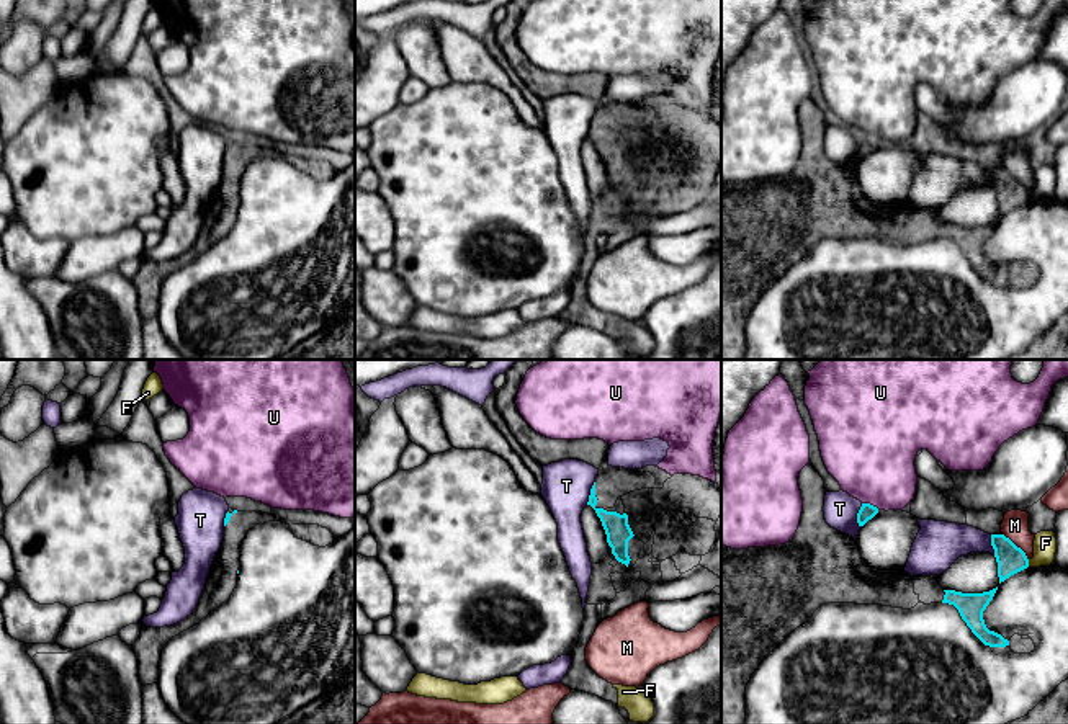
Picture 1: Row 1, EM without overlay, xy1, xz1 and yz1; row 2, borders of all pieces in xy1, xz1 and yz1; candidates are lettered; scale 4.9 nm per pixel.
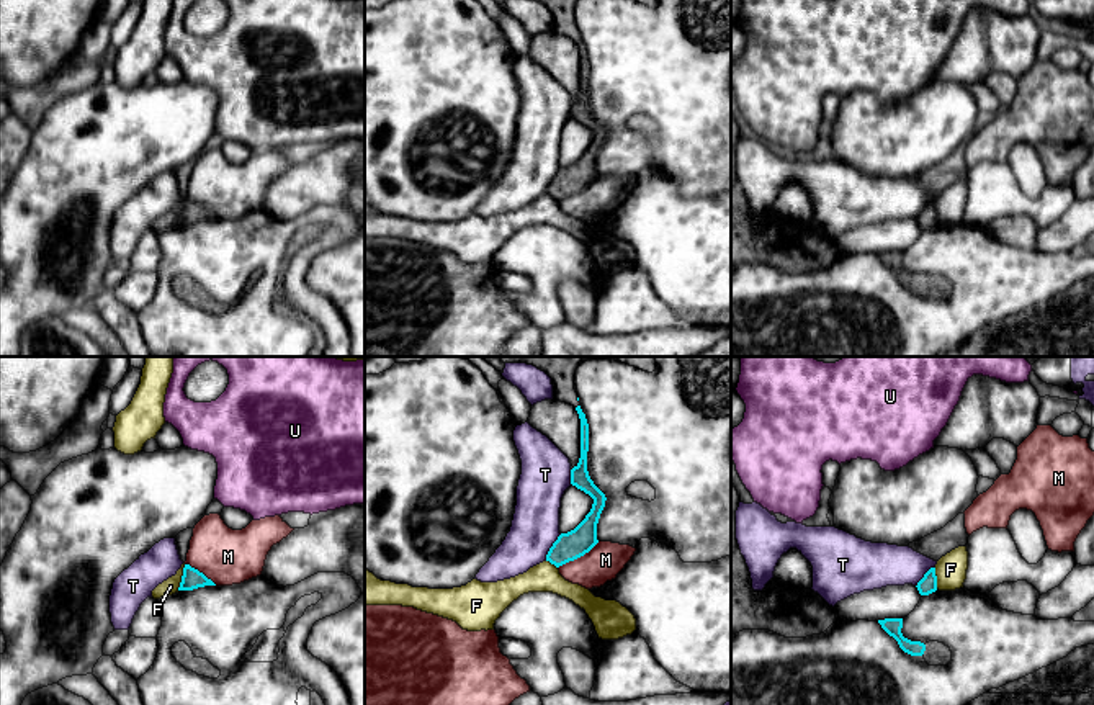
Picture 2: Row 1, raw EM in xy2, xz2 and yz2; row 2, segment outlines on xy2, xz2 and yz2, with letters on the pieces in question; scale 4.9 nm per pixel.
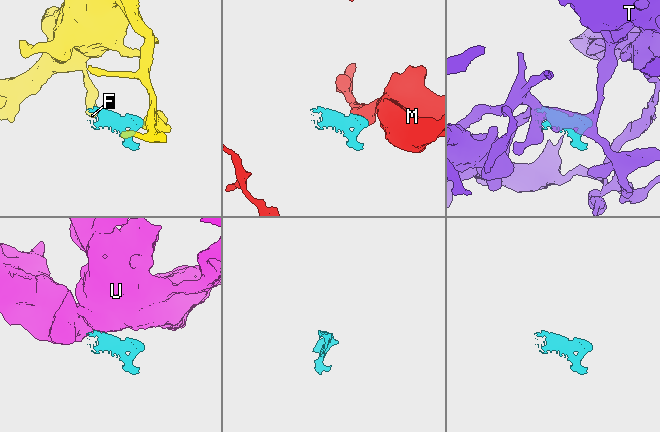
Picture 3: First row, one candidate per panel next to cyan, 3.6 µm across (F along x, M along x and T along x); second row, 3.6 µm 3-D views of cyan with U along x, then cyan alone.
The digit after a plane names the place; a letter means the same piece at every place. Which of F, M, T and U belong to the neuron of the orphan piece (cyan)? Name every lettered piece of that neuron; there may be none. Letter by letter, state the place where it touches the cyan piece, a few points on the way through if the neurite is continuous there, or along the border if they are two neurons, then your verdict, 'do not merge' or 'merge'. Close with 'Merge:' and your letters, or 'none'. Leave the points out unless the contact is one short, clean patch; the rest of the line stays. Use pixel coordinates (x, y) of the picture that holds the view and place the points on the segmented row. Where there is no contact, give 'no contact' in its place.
F: meets cyan in xy2 at (182, 578); border along xy2 (185, 565), (177, 589); do not merge
M: meets cyan in xz2 at (578, 556); border along xz2 (599, 542), (558, 568); do not merge
T: meets cyan in xz2 at (551, 547); do not merge
U: meets cyan in yz1 at (869, 504); border along yz1 (862, 502), (879, 509); do not merge
Merge: none

